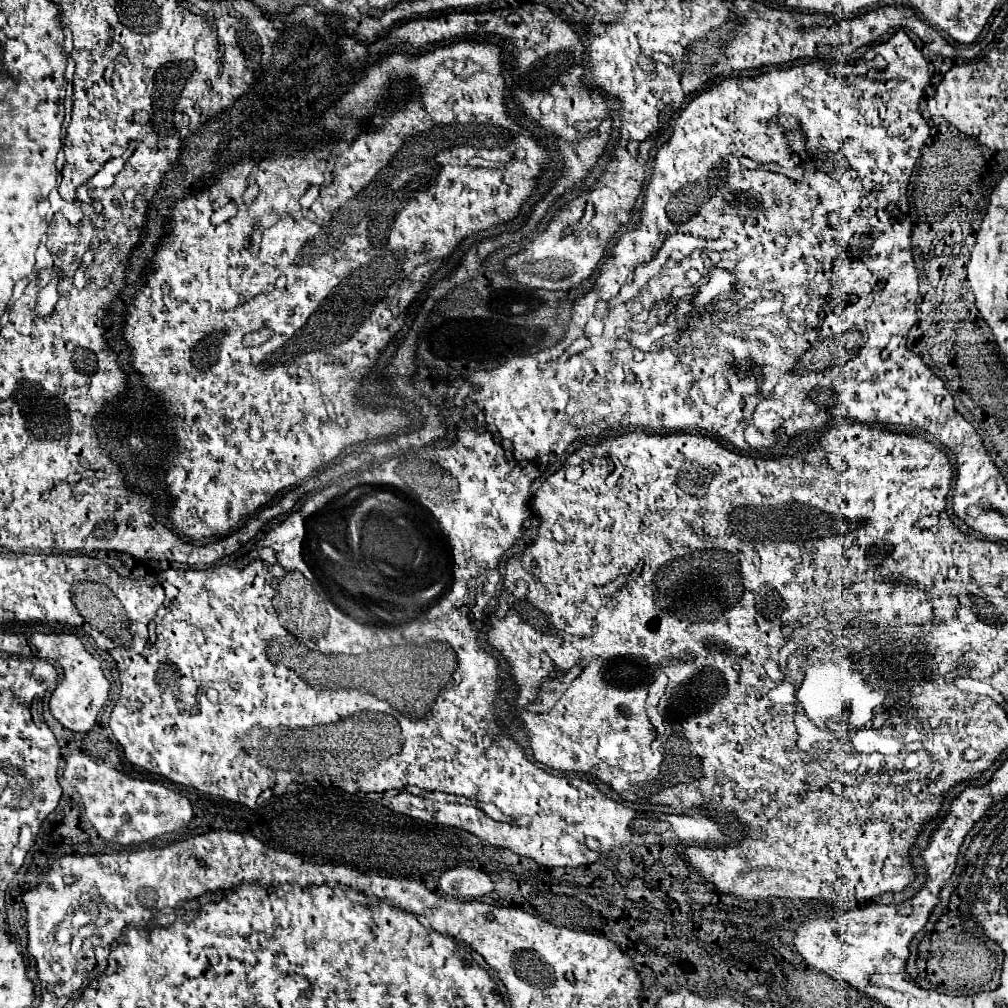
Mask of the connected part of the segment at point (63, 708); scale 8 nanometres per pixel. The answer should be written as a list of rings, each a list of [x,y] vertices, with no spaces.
[[[34,634],[30,642],[32,642],[36,656],[54,660],[62,668],[62,680],[58,682],[50,698],[52,716],[72,732],[88,732],[94,726],[96,716],[108,698],[110,684],[100,670],[100,662],[88,654],[88,650],[82,646],[82,642],[74,634],[48,634],[48,636]]]

